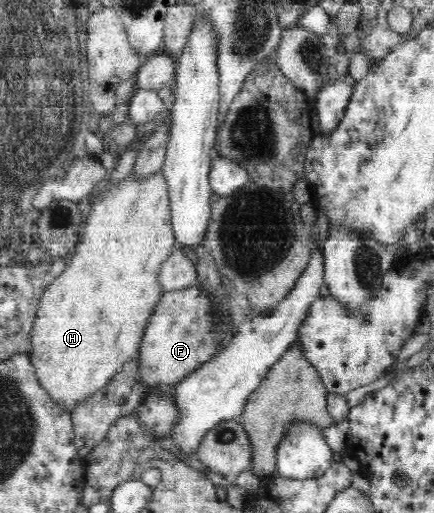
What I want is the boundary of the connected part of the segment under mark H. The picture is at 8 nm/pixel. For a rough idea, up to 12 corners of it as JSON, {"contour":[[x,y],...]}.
{"contour":[[161,173],[93,205],[30,365],[78,406],[138,355],[176,244]]}

